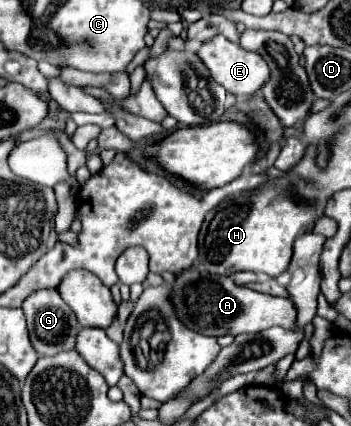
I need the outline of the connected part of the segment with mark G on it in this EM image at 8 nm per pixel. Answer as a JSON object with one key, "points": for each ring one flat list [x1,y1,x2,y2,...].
{"points":[[46,288,46,290,34,292,32,296,28,296,24,300,22,310,28,320,30,342,32,342,34,350,38,352,38,356,56,356,58,352,74,350,76,336,82,326,78,324,78,320,74,320,74,312,70,312,70,308,66,308,66,302,62,300,62,296,58,296,56,288]]}

